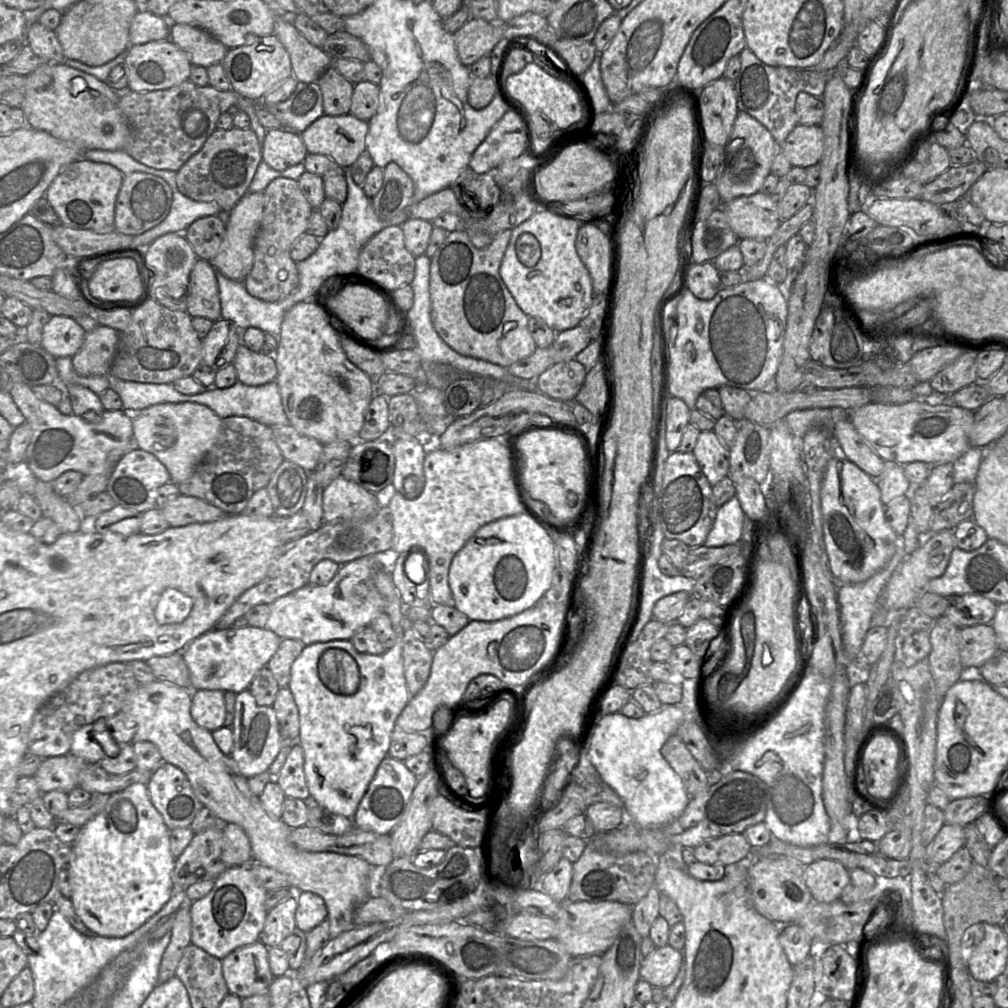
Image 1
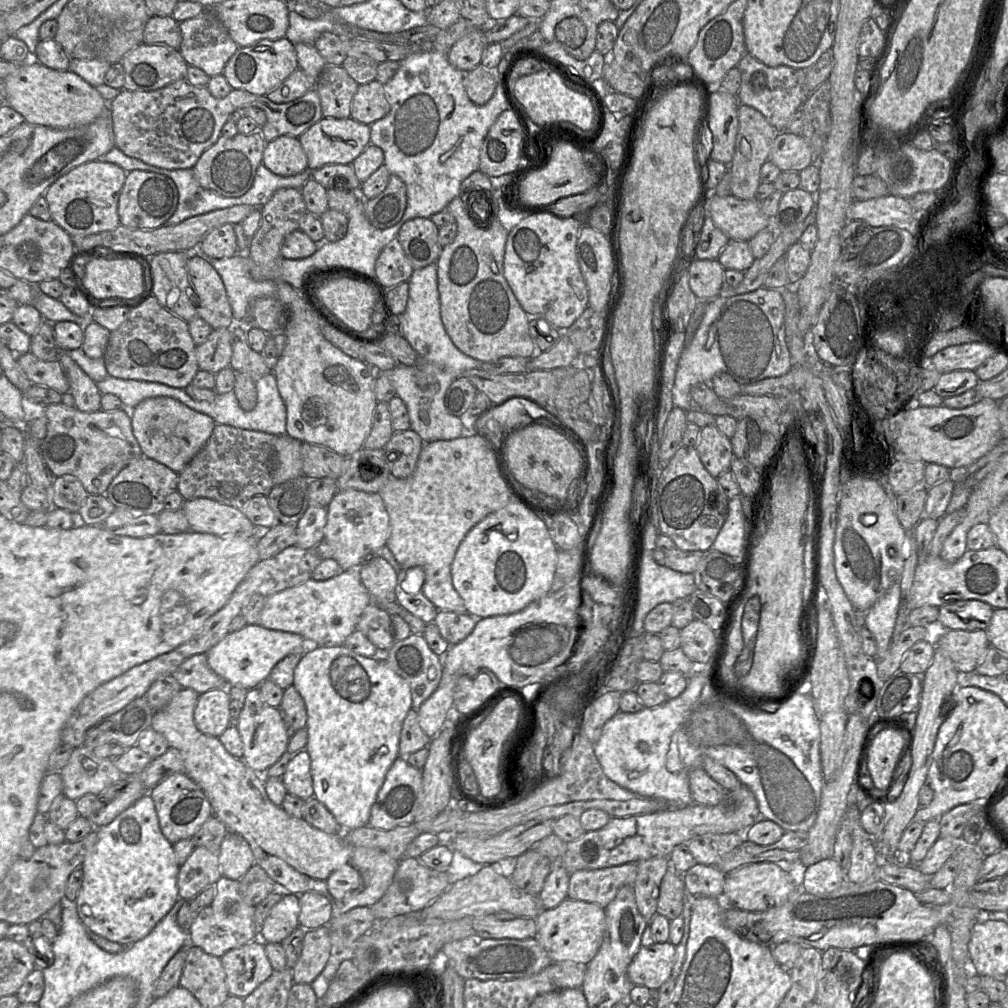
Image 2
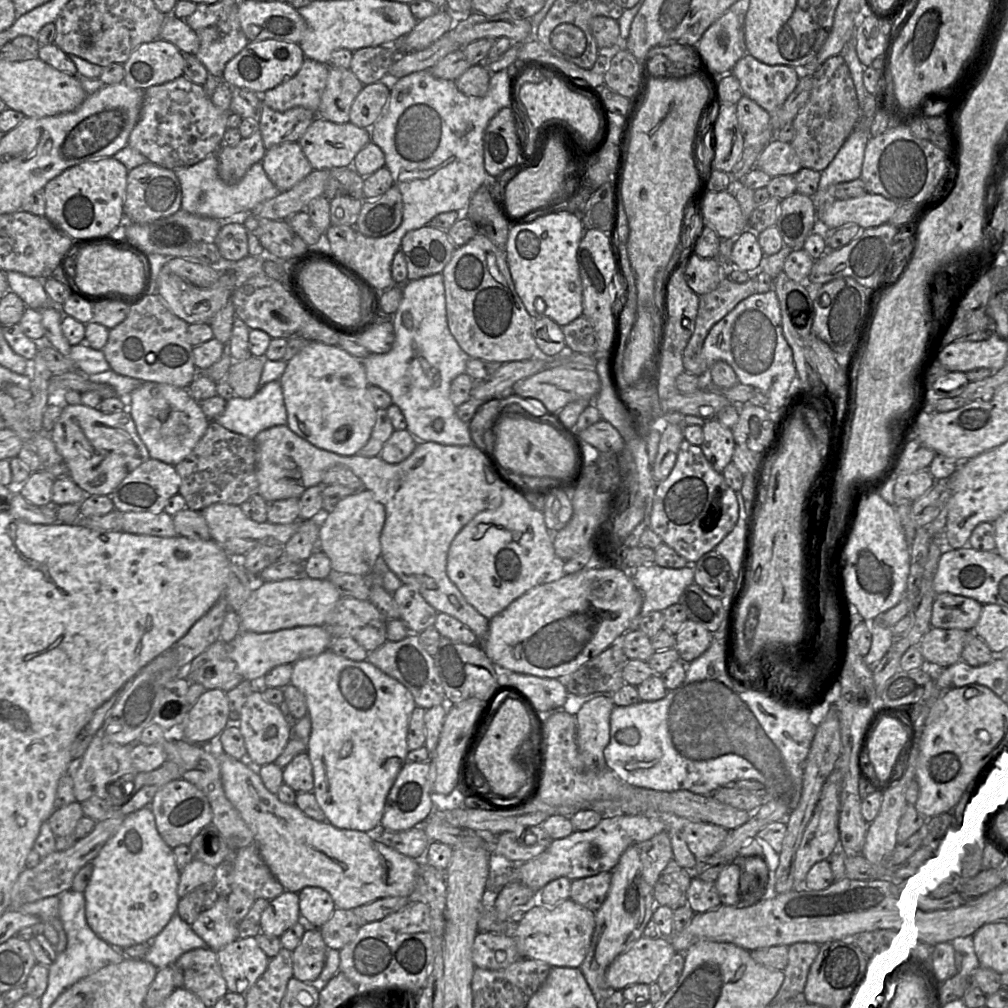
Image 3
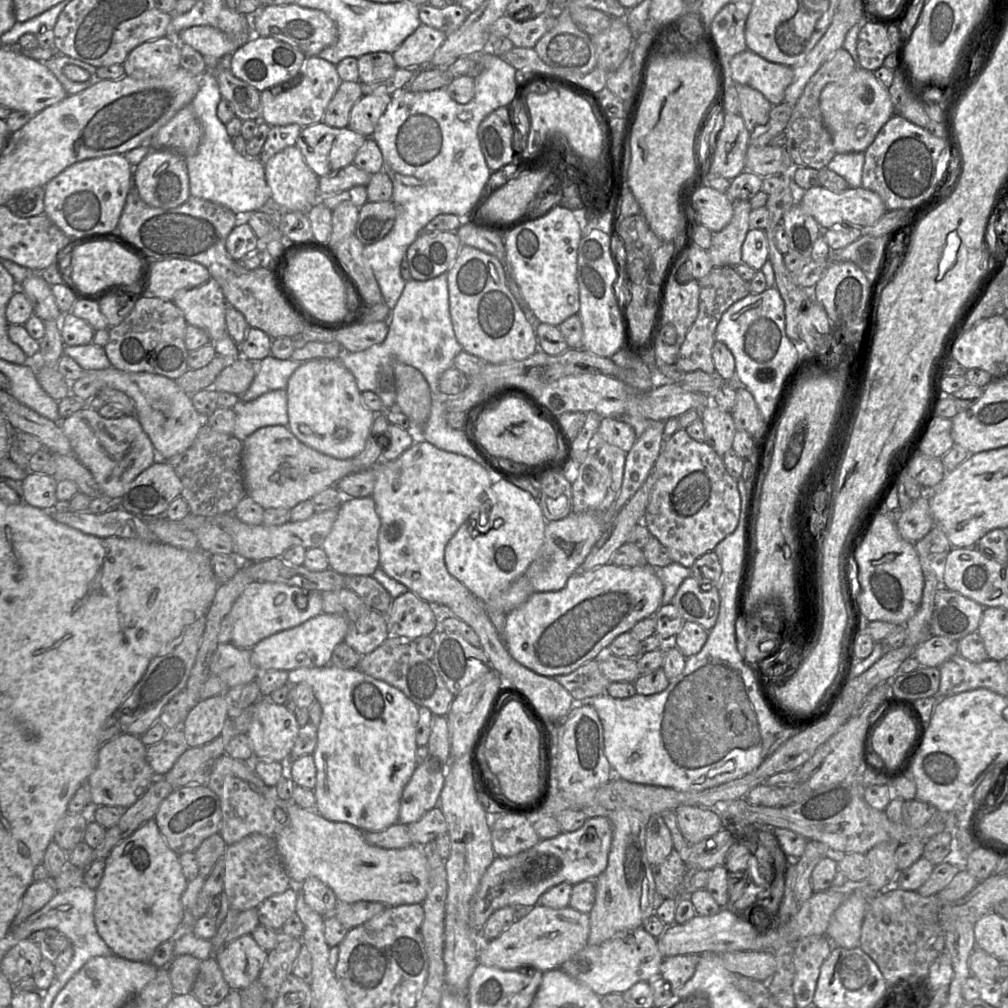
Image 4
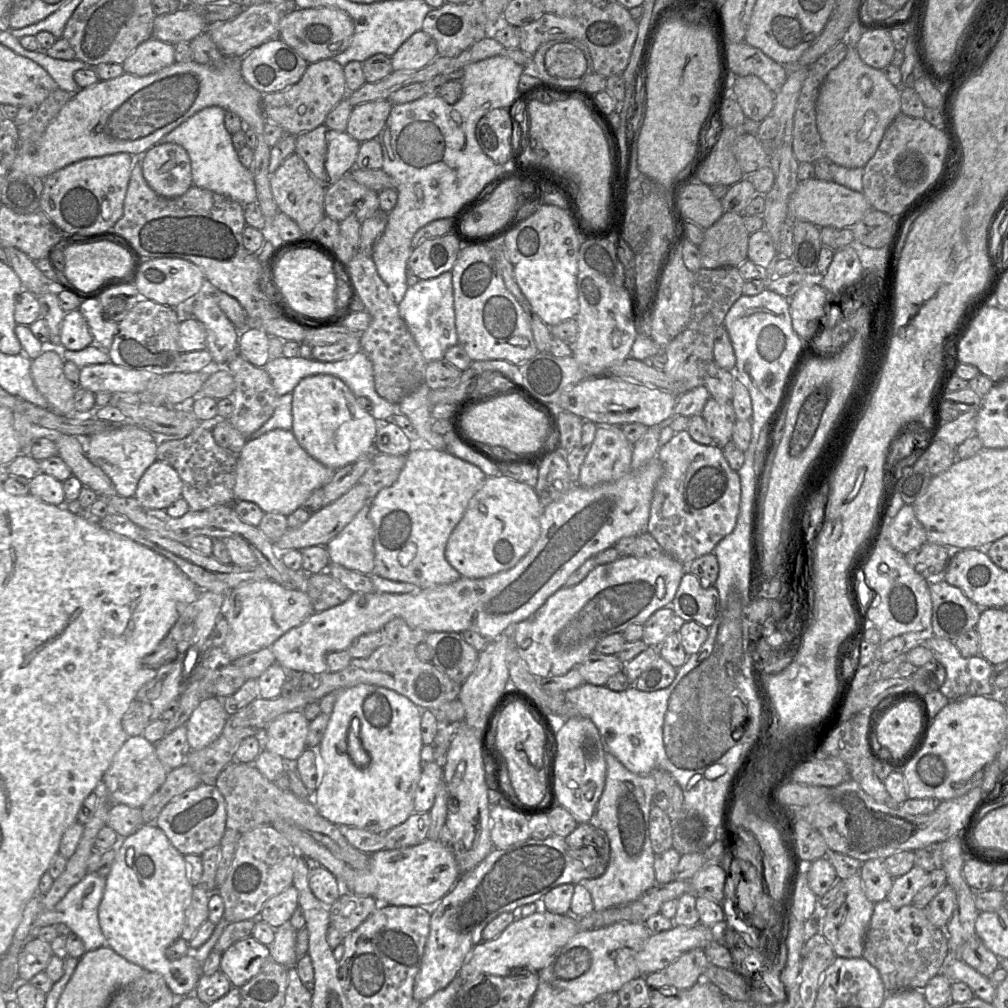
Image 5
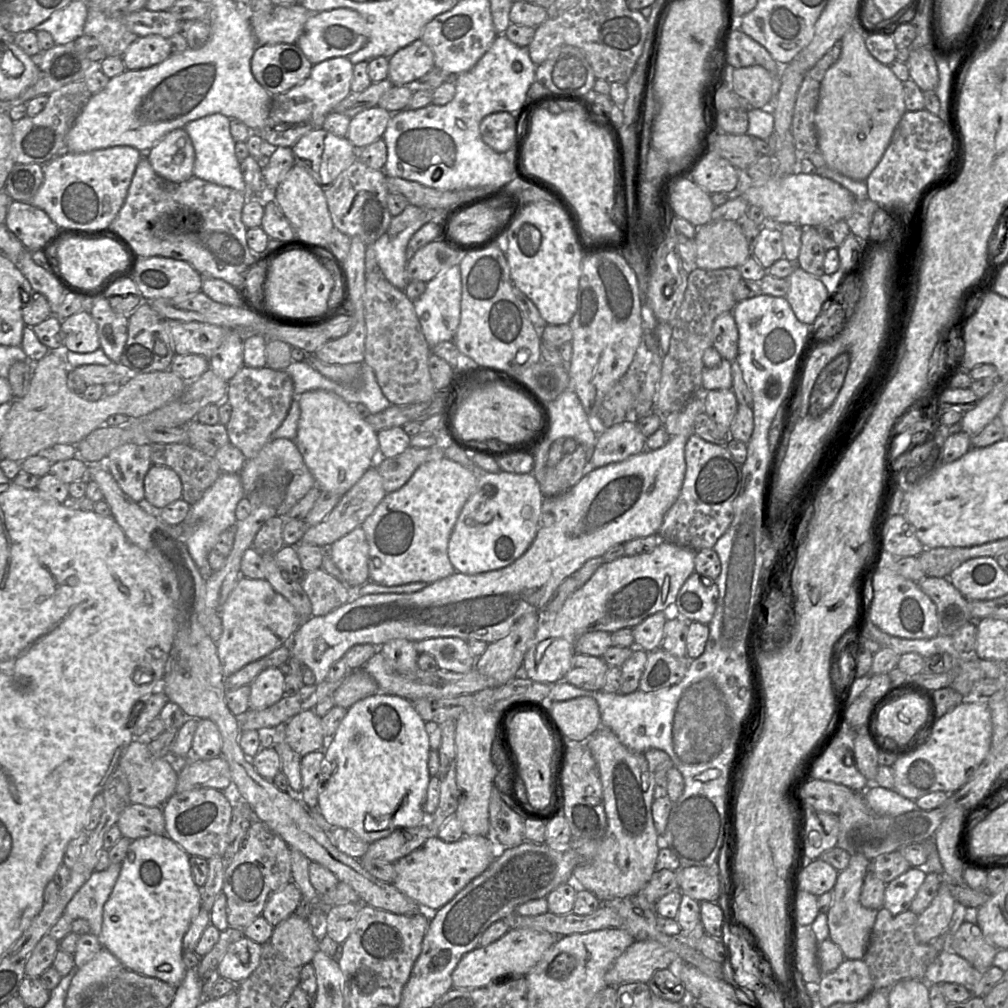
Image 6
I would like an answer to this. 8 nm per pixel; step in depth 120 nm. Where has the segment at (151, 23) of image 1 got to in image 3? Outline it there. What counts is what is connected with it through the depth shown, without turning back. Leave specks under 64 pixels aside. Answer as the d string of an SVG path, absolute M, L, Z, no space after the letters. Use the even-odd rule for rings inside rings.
M172 14L167 15L159 38L172 43L183 54L195 55L200 45L196 32L184 19L176 18Z

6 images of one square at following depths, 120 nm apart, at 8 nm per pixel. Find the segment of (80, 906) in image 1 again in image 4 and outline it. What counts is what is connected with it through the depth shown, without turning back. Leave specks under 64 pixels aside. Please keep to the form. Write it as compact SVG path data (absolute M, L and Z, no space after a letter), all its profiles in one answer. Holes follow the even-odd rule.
M149 820L120 841L105 859L104 874L95 889L94 921L98 934L113 954L131 961L150 963L156 948L163 942L174 940L180 932L185 915L182 896L187 884L179 855L168 847L155 820Z

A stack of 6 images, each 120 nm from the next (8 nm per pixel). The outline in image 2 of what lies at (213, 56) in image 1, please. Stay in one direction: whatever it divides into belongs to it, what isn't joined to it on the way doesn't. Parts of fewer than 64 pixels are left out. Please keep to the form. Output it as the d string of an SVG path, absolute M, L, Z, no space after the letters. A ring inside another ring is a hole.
M206 10L179 26L182 34L179 52L186 63L203 70L209 77L222 74L239 46L217 16Z

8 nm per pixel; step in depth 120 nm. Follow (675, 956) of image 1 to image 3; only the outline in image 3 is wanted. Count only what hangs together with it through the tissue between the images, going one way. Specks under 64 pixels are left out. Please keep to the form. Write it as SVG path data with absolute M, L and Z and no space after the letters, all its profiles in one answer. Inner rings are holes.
M642 936L608 966L605 980L610 990L624 990L635 984L656 983L676 953L670 939Z

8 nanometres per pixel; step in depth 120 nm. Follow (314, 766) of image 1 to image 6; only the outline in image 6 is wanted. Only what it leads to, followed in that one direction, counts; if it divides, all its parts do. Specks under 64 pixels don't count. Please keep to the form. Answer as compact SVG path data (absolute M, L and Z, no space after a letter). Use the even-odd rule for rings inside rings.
M381 692L357 701L347 709L335 734L322 749L325 756L320 772L318 811L330 827L349 829L368 844L386 838L396 829L427 822L424 802L431 778L428 771L430 750L425 721L412 702Z

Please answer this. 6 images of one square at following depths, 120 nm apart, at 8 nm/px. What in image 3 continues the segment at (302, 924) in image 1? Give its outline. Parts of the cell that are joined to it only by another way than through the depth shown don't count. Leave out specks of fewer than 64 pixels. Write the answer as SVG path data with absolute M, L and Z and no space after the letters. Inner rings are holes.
M305 887L298 894L301 919L320 929L336 909L331 895L319 887Z

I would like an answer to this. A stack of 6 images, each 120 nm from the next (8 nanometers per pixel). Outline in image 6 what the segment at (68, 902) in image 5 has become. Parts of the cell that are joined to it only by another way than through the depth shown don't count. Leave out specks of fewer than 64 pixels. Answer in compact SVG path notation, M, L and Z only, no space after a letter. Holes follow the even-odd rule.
M121 863L111 864L103 871L93 872L67 904L64 915L73 920L86 920L90 926L90 934L99 937L103 923L103 908L113 891L120 871Z

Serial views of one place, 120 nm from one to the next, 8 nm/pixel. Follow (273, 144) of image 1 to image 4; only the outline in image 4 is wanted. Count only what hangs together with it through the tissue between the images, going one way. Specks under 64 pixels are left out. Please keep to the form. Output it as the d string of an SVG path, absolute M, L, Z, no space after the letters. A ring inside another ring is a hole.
M296 146L278 152L264 164L266 182L271 190L271 203L280 211L308 213L319 201L319 177L310 169Z

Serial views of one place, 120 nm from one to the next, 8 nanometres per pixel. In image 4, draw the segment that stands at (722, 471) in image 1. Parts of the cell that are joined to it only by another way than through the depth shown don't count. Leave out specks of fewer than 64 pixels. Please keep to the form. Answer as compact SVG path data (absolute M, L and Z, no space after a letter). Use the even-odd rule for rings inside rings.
M714 404L707 405L700 411L703 423L705 443L720 457L729 451L736 432L731 413L720 410Z

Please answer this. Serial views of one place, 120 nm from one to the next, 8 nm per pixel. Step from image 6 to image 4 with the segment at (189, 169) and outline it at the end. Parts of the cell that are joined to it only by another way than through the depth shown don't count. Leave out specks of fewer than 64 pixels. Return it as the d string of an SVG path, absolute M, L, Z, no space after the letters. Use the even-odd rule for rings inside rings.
M151 150L133 169L133 182L141 199L154 208L176 208L190 197L185 157L173 150Z

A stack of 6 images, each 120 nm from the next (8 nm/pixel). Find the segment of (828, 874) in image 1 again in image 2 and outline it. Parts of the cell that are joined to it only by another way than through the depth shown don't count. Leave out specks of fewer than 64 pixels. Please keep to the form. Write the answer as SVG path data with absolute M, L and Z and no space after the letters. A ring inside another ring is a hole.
M827 858L803 870L802 890L809 894L828 894L845 880L844 869L833 858Z

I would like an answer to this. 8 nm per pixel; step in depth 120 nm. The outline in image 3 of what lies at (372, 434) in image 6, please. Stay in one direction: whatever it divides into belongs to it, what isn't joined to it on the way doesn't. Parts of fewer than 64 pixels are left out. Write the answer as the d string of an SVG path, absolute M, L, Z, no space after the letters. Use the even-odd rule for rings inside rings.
M311 341L287 362L279 382L287 411L287 426L291 431L320 449L343 456L359 454L370 439L377 410L368 392L369 383L362 360L339 346Z

